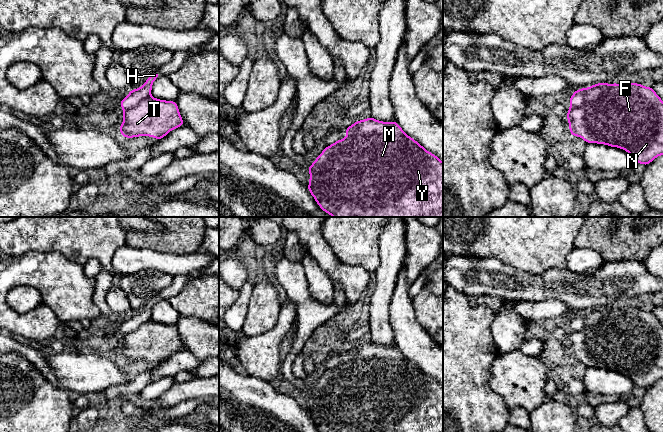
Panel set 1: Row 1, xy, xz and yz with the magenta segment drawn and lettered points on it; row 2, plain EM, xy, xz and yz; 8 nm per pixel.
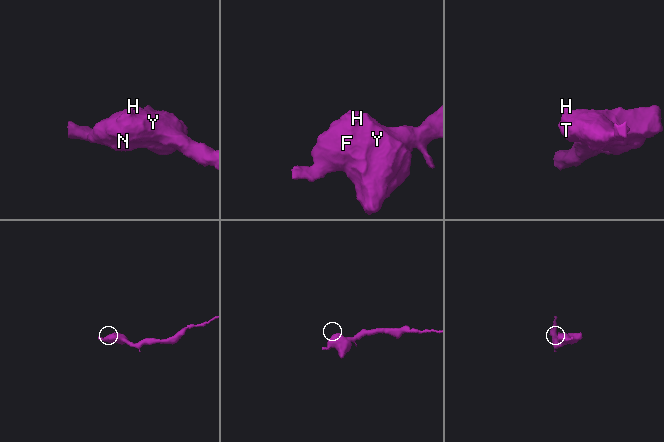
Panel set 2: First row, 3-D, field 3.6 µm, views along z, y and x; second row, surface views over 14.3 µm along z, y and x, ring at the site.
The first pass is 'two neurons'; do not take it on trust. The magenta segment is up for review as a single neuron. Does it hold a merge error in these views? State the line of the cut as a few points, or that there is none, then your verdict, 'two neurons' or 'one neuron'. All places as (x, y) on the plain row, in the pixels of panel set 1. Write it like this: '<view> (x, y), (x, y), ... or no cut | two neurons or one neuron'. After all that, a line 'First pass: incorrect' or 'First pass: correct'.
yz (585, 312), (585, 325), (579, 330), (571, 331) | two neurons
First pass: correct

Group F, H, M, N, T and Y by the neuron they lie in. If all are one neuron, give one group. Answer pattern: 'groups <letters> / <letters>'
groups F M N T Y / H

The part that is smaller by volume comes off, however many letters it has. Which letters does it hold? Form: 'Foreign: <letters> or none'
Foreign: H

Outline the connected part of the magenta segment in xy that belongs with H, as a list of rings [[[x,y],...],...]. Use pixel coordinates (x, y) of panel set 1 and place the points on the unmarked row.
[[[157,295],[150,299],[141,311],[131,313],[128,319],[121,324],[120,331],[123,334],[130,333],[135,331],[141,324],[149,321],[152,315],[152,308],[160,299]]]

